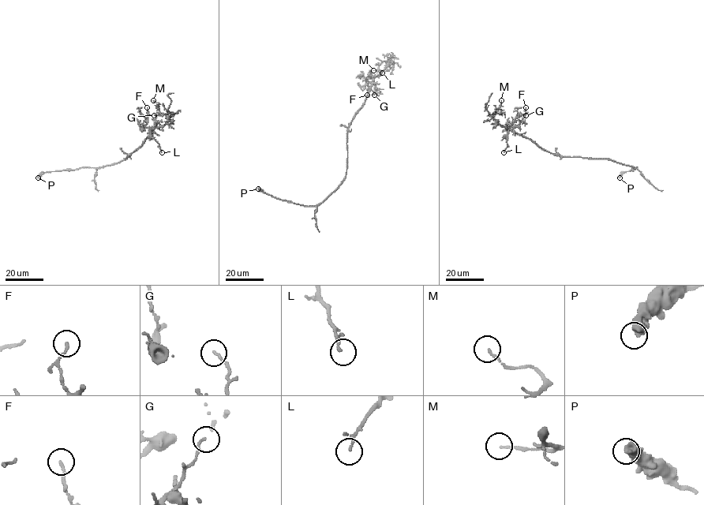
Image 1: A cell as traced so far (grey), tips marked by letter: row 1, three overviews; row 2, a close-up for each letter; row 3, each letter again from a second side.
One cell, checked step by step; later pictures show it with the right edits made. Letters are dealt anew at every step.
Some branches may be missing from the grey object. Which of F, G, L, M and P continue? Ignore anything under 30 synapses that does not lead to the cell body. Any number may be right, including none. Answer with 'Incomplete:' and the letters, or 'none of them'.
Incomplete: none of them

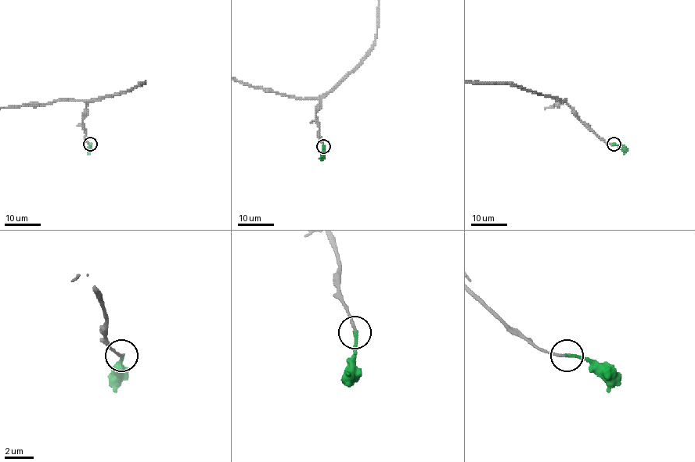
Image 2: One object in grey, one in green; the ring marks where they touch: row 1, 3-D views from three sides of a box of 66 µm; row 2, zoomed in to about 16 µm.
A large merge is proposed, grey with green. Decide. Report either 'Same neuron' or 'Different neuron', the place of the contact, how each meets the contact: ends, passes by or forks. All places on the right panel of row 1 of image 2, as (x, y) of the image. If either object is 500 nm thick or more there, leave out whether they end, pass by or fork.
Same neuron. Place: (613, 144). At the ring grey ends. At the ring green ends

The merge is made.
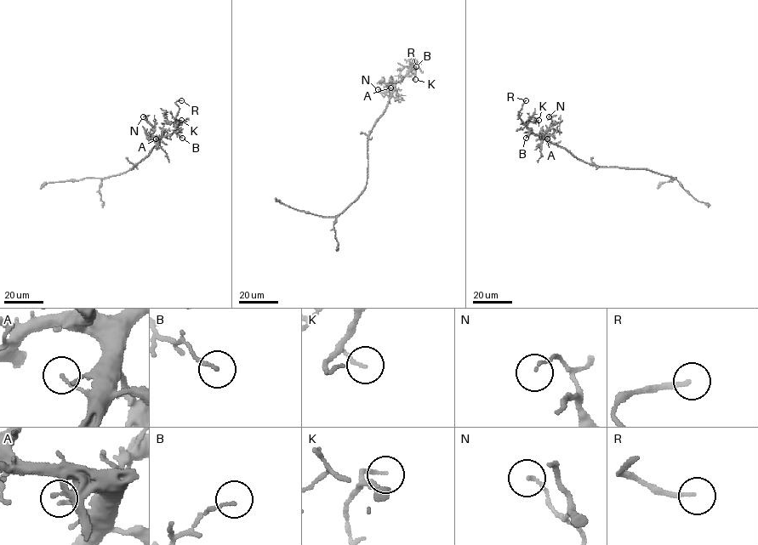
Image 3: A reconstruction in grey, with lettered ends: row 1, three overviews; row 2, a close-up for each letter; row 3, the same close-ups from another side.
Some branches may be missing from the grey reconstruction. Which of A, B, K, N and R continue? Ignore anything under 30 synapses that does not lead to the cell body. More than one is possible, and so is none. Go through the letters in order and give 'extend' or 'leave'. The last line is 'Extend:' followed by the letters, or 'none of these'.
A: leave
B: leave
K: leave
N: leave
R: extend
Extend: R

